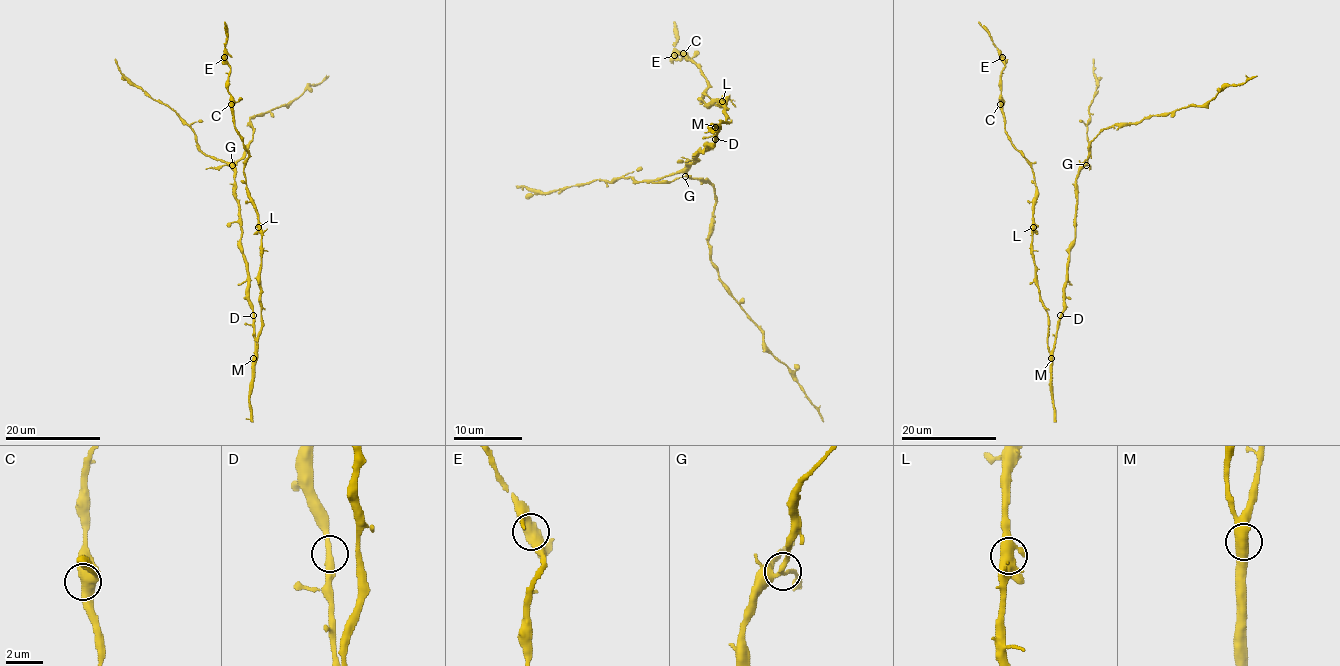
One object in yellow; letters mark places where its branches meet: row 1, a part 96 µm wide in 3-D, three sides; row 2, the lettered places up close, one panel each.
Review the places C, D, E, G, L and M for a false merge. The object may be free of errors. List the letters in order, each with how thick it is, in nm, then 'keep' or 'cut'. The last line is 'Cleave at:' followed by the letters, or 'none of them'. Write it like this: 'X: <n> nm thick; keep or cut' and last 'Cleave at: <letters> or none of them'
C: 650 nm thick; keep
D: 360 nm thick; keep
E: 600 nm thick; keep
G: 280 nm thick; keep
L: 480 nm thick; keep
M: 600 nm thick; keep
Cleave at: none of them

